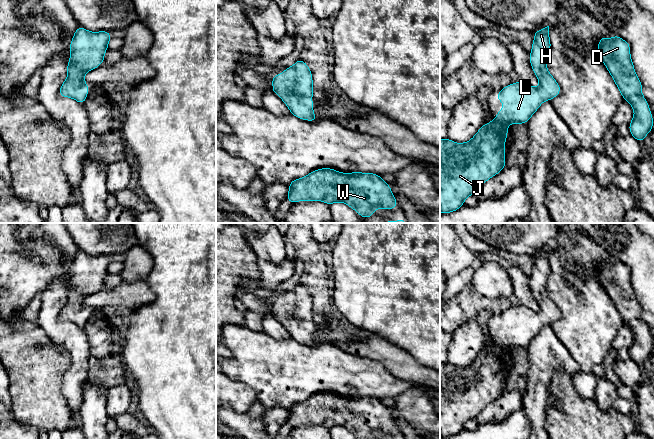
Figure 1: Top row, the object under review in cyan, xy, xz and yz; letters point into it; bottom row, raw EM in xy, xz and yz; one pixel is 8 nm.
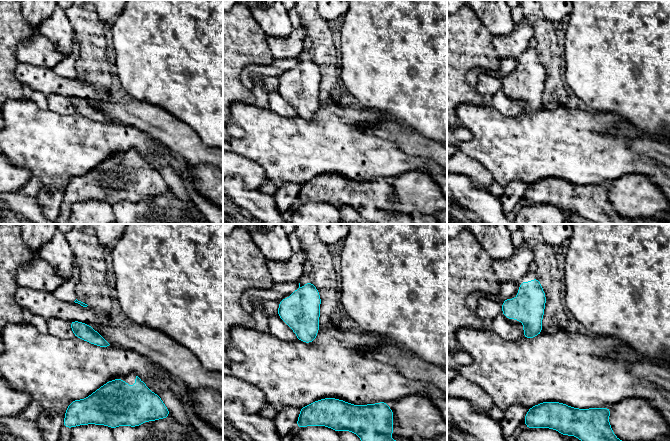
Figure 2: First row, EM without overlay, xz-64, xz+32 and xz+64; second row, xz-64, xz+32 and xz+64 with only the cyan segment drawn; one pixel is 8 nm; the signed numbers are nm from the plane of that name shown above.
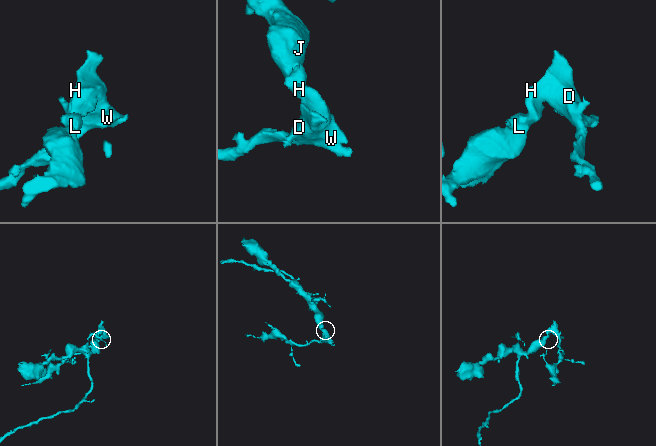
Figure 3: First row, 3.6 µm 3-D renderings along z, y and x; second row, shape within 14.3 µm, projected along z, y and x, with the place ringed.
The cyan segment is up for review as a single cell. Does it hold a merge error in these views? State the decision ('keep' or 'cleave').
keep

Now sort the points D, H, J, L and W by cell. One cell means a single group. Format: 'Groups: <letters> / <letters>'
Groups: D H J L W

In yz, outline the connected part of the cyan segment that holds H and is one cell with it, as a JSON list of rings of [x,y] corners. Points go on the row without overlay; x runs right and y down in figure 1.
[[[547,250],[534,257],[530,276],[530,288],[540,306],[538,312],[523,305],[502,312],[496,321],[505,330],[497,337],[494,344],[482,349],[471,364],[455,367],[449,362],[440,363],[440,437],[451,437],[461,432],[468,420],[475,418],[487,404],[506,391],[505,364],[508,361],[507,352],[511,347],[528,347],[544,325],[551,325],[559,319],[561,312],[546,289],[550,272],[549,250]]]

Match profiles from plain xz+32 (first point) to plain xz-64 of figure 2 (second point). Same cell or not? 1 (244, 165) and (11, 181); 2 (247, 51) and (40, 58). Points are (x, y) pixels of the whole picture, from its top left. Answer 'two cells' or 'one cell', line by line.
1: one cell
2: two cells

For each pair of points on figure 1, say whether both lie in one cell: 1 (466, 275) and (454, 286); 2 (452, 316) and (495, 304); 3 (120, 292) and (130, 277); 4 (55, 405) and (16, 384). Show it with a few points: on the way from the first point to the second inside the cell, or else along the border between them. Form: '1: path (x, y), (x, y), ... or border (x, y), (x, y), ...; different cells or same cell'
1: path (463, 277), (457, 283); same cell
2: path (463, 307), (467, 304), (484, 304); same cell
3: border (123, 280), (128, 282), (145, 281); different cells
4: path (45, 403), (26, 384); same cell

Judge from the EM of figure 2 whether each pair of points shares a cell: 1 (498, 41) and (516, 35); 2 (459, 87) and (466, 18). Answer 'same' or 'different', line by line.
1: same
2: same

